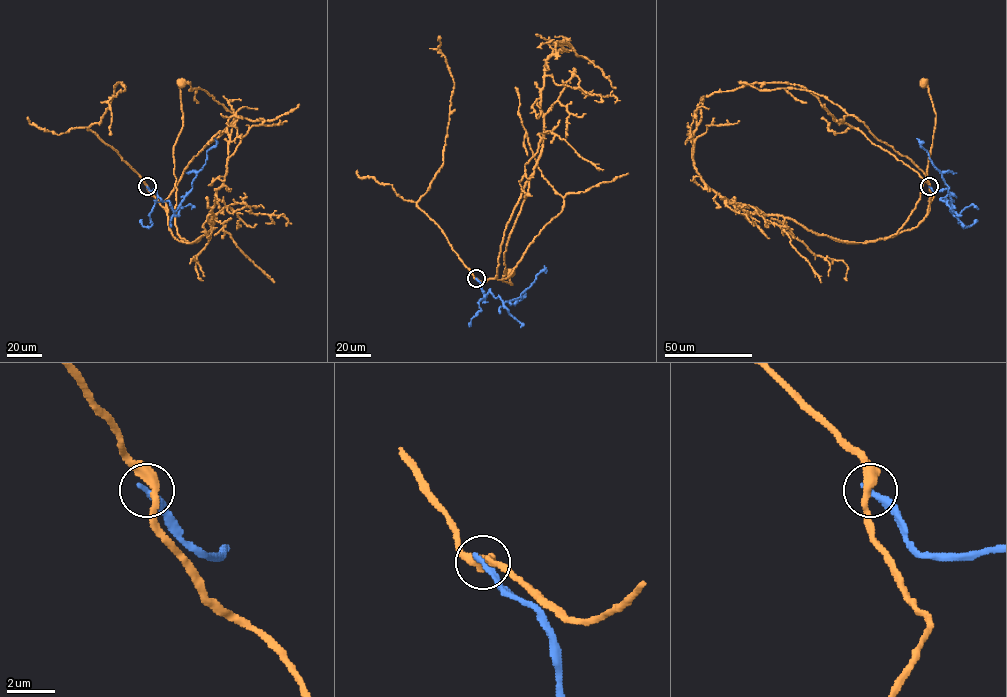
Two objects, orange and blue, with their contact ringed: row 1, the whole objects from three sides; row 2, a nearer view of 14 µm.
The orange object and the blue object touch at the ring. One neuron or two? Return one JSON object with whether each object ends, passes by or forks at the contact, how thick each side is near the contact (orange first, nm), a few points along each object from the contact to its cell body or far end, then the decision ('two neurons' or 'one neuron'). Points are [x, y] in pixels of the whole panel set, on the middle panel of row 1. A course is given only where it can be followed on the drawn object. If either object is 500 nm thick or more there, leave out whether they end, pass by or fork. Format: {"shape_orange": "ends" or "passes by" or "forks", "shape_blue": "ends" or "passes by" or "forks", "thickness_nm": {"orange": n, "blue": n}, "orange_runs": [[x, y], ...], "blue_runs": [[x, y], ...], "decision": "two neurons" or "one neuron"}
{"shape_orange": "passes by", "shape_blue": "ends", "thickness_nm": {"orange": 340, "blue": 300}, "orange_runs": [[475, 278], [482, 282], [496, 275], [507, 223], [528, 181], [504, 252], [502, 280], [512, 285], [509, 272]], "blue_runs": [[475, 278], [485, 296], [490, 289], [504, 302], [521, 297], [544, 265]], "decision": "two neurons"}

